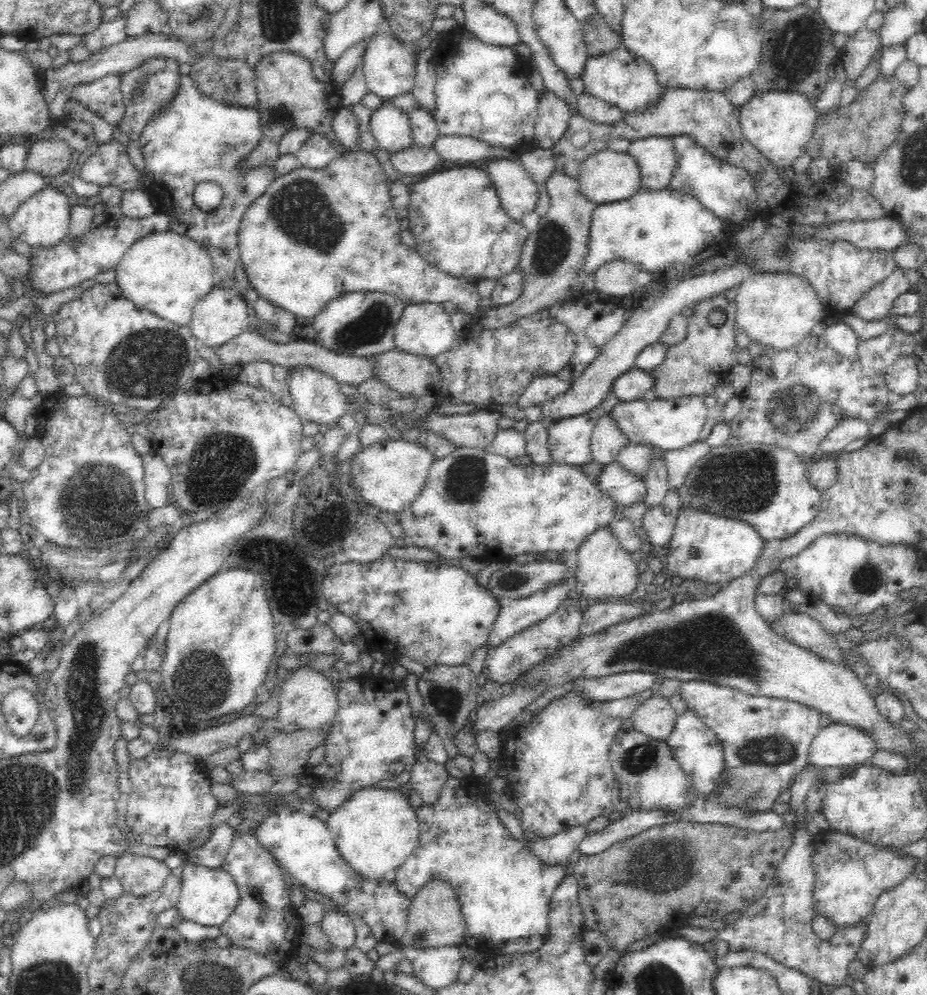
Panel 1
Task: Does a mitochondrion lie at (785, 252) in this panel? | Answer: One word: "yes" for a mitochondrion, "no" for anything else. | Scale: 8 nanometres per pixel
yes

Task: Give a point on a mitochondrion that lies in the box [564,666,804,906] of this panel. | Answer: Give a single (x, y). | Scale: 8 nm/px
(664, 865)

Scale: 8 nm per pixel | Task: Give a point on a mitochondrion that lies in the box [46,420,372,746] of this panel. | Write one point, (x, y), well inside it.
(97, 499)

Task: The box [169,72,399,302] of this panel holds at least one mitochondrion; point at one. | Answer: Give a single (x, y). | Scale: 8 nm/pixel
(299, 208)

